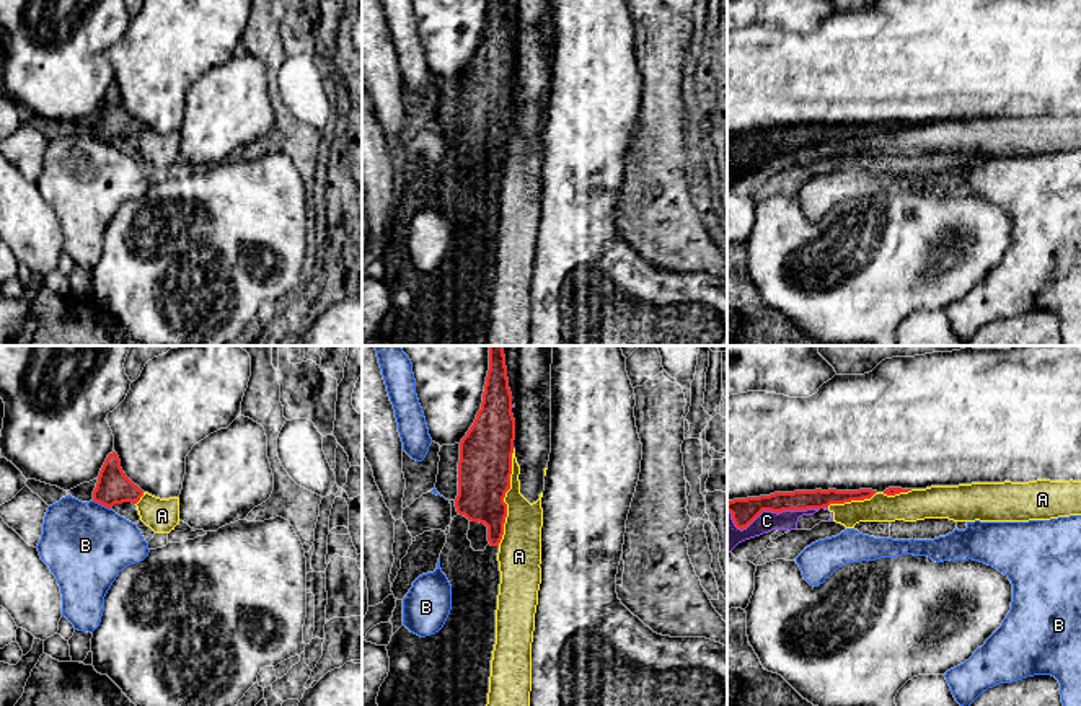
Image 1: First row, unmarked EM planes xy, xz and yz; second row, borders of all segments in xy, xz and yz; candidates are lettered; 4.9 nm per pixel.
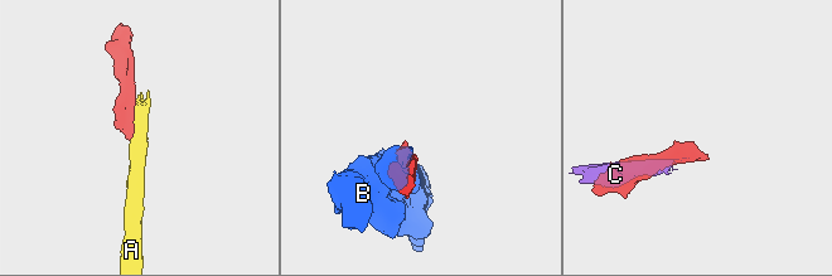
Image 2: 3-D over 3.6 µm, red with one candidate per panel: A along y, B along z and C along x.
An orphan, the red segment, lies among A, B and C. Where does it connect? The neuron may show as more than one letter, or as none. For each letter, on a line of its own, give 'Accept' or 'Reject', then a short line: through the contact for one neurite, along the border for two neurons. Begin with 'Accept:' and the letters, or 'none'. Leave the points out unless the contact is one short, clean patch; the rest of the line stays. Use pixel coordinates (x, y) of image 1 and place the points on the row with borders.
Accept: none
A: Reject. Line: xz (514, 449), (509, 489), (504, 498), (504, 533), (498, 545)
B: Reject
C: Reject

